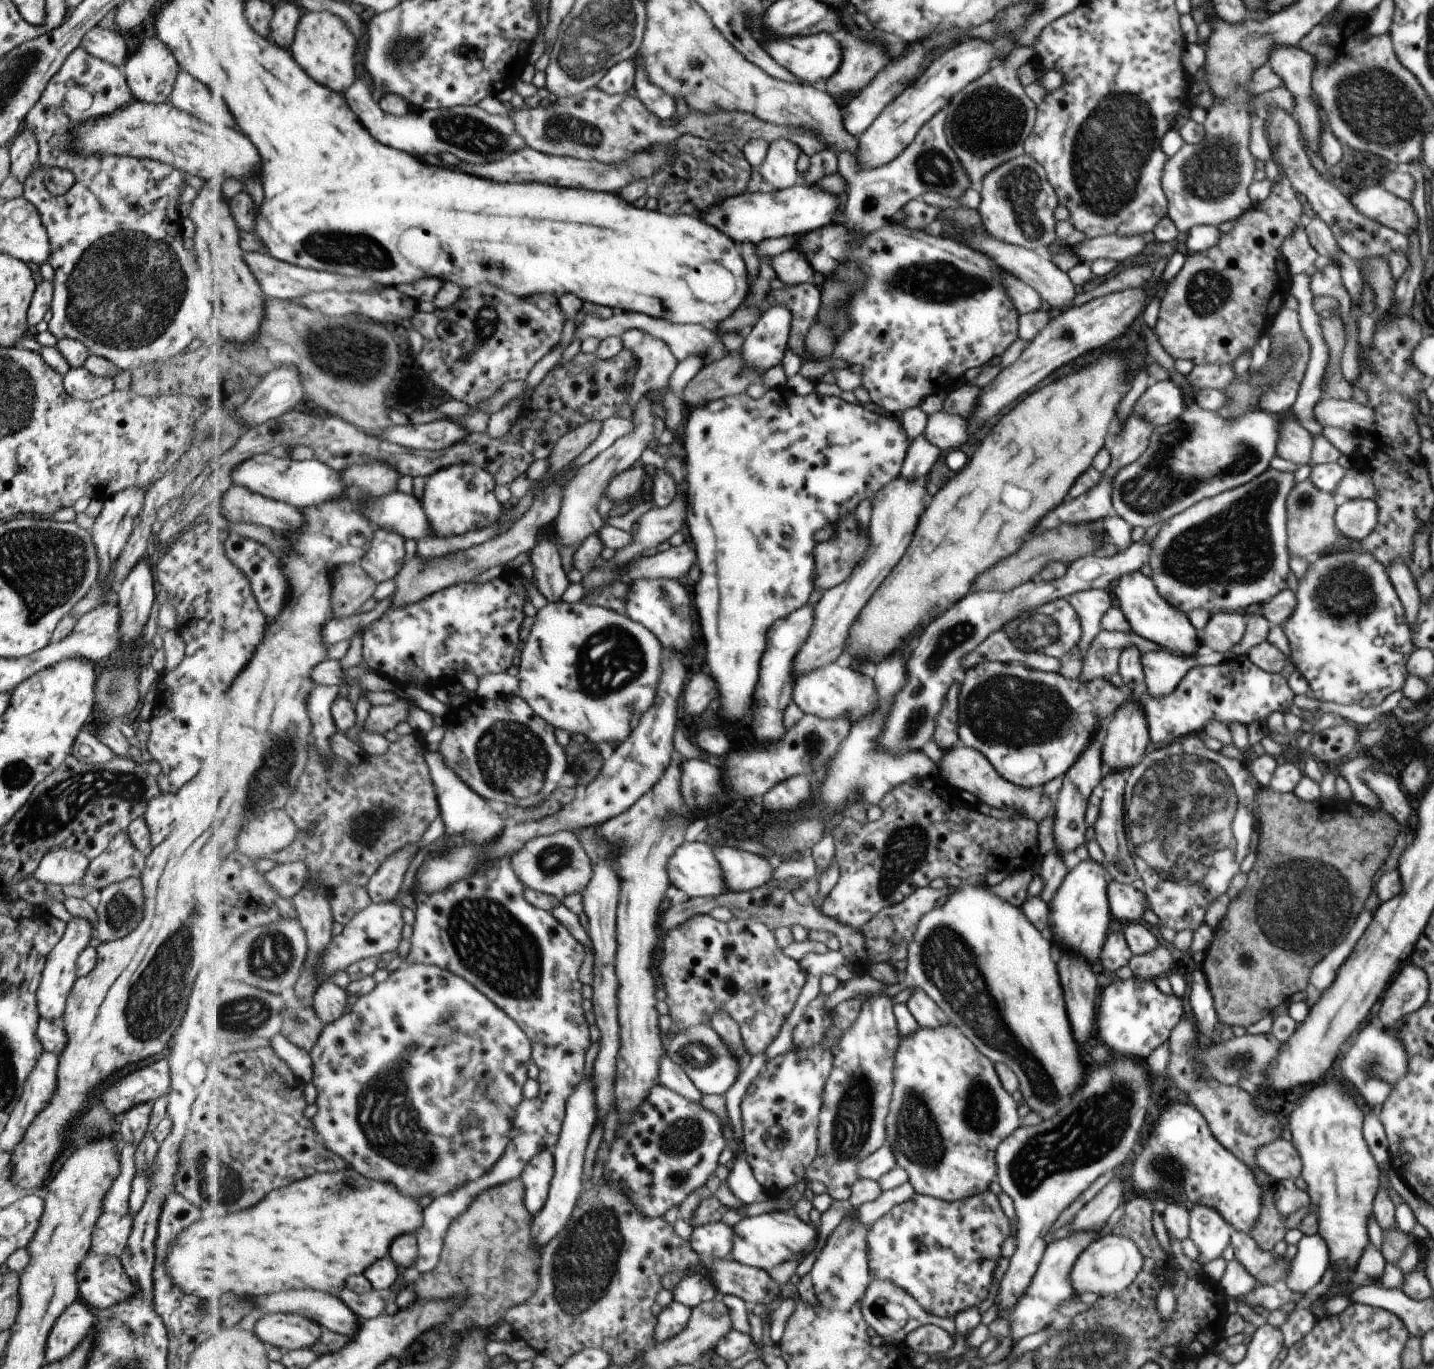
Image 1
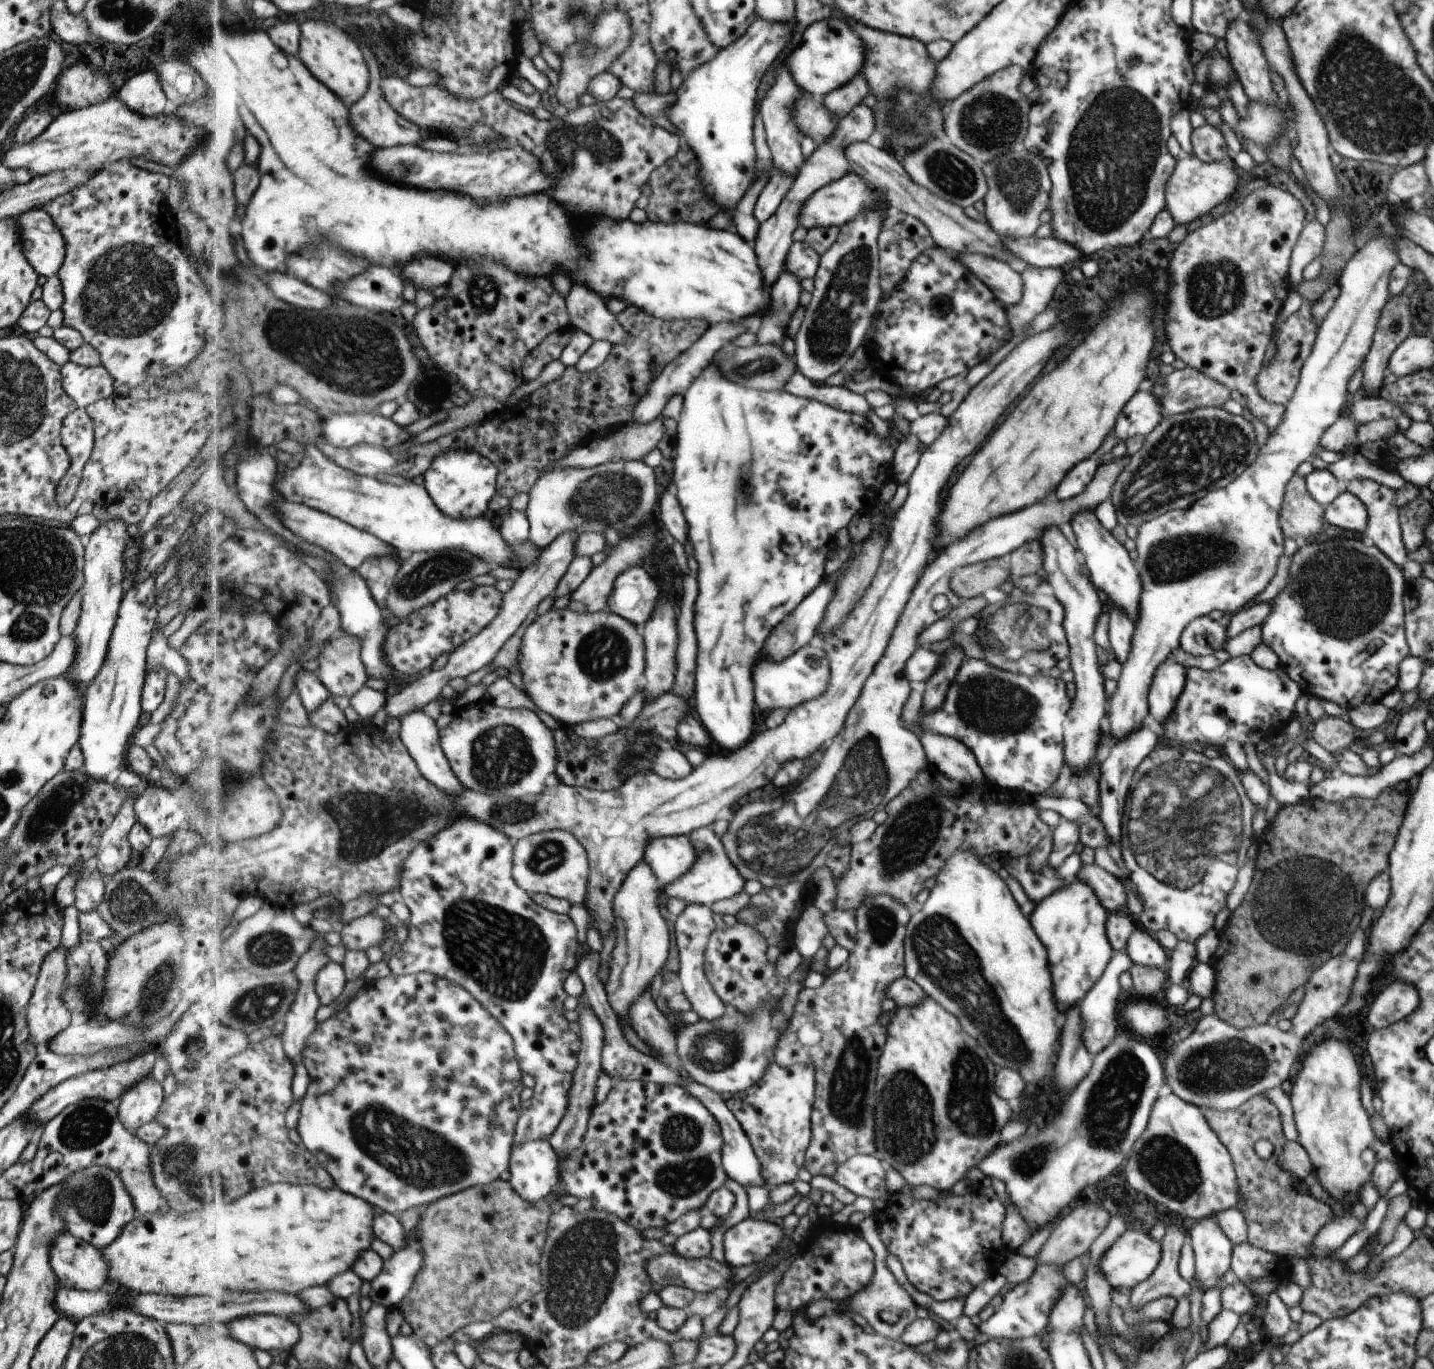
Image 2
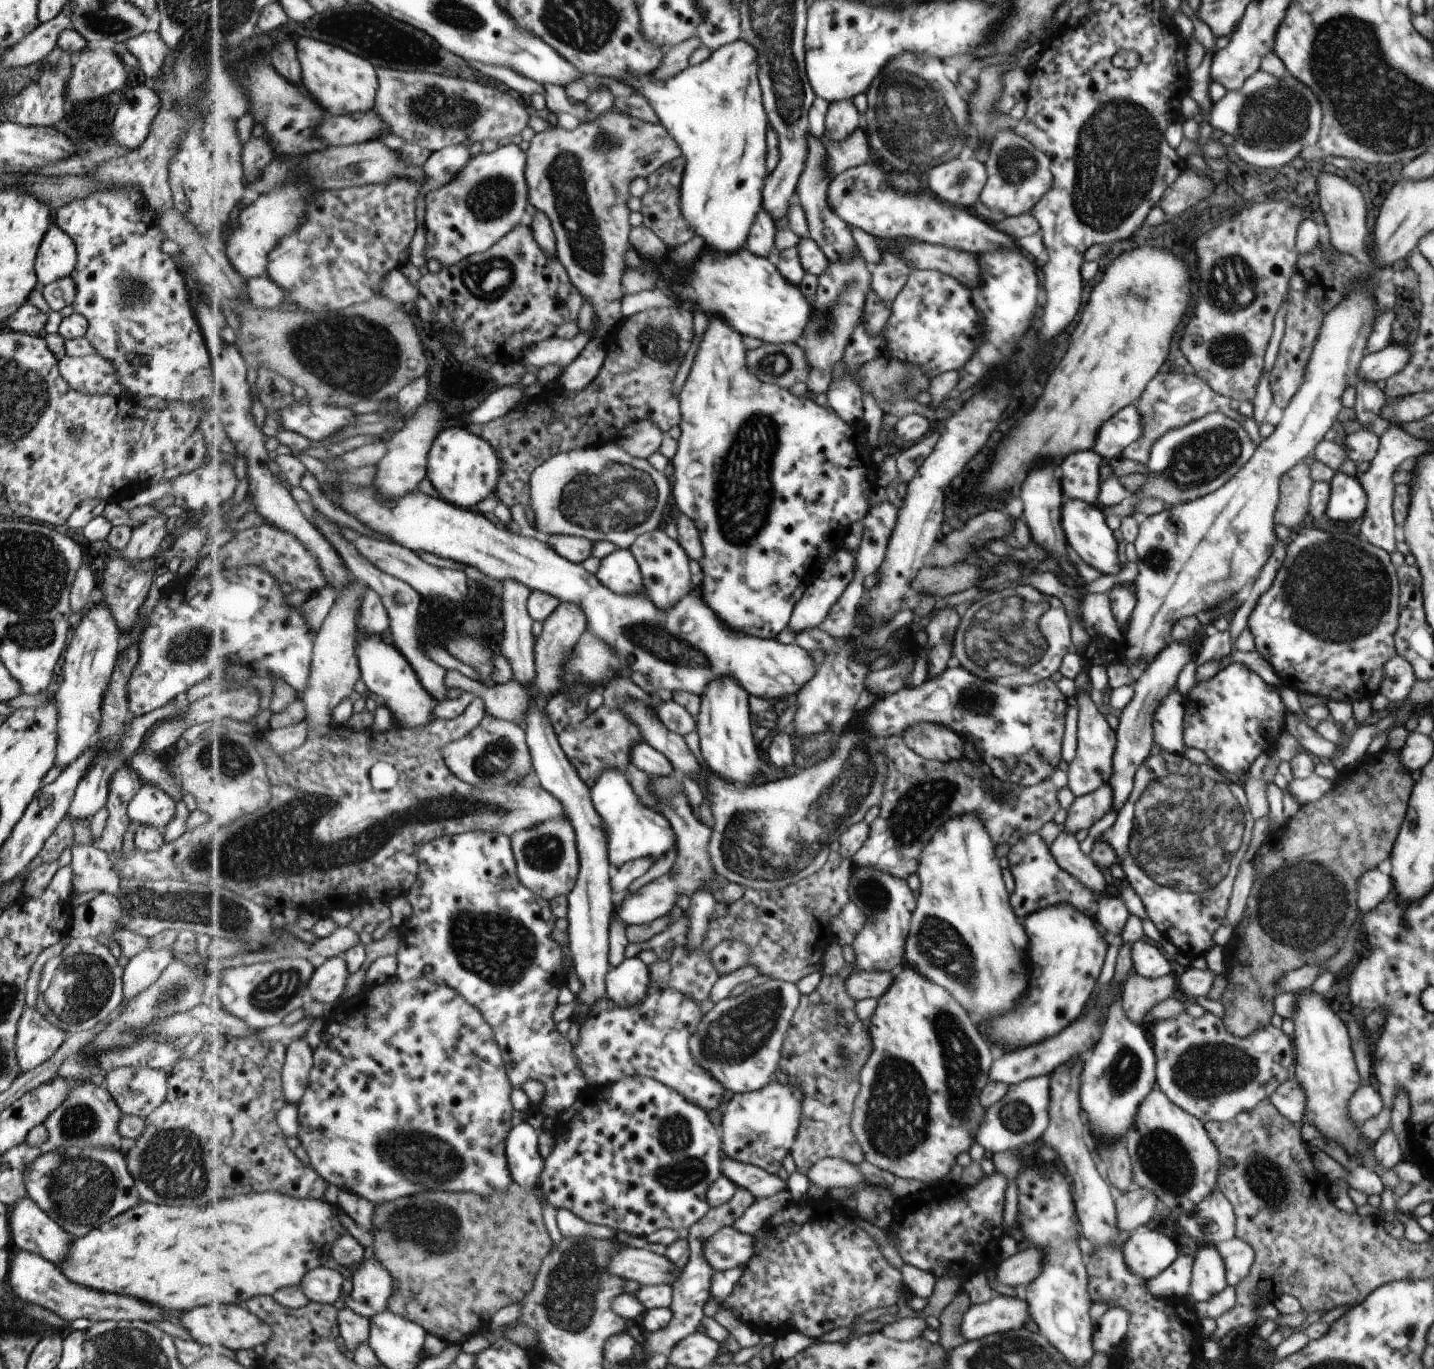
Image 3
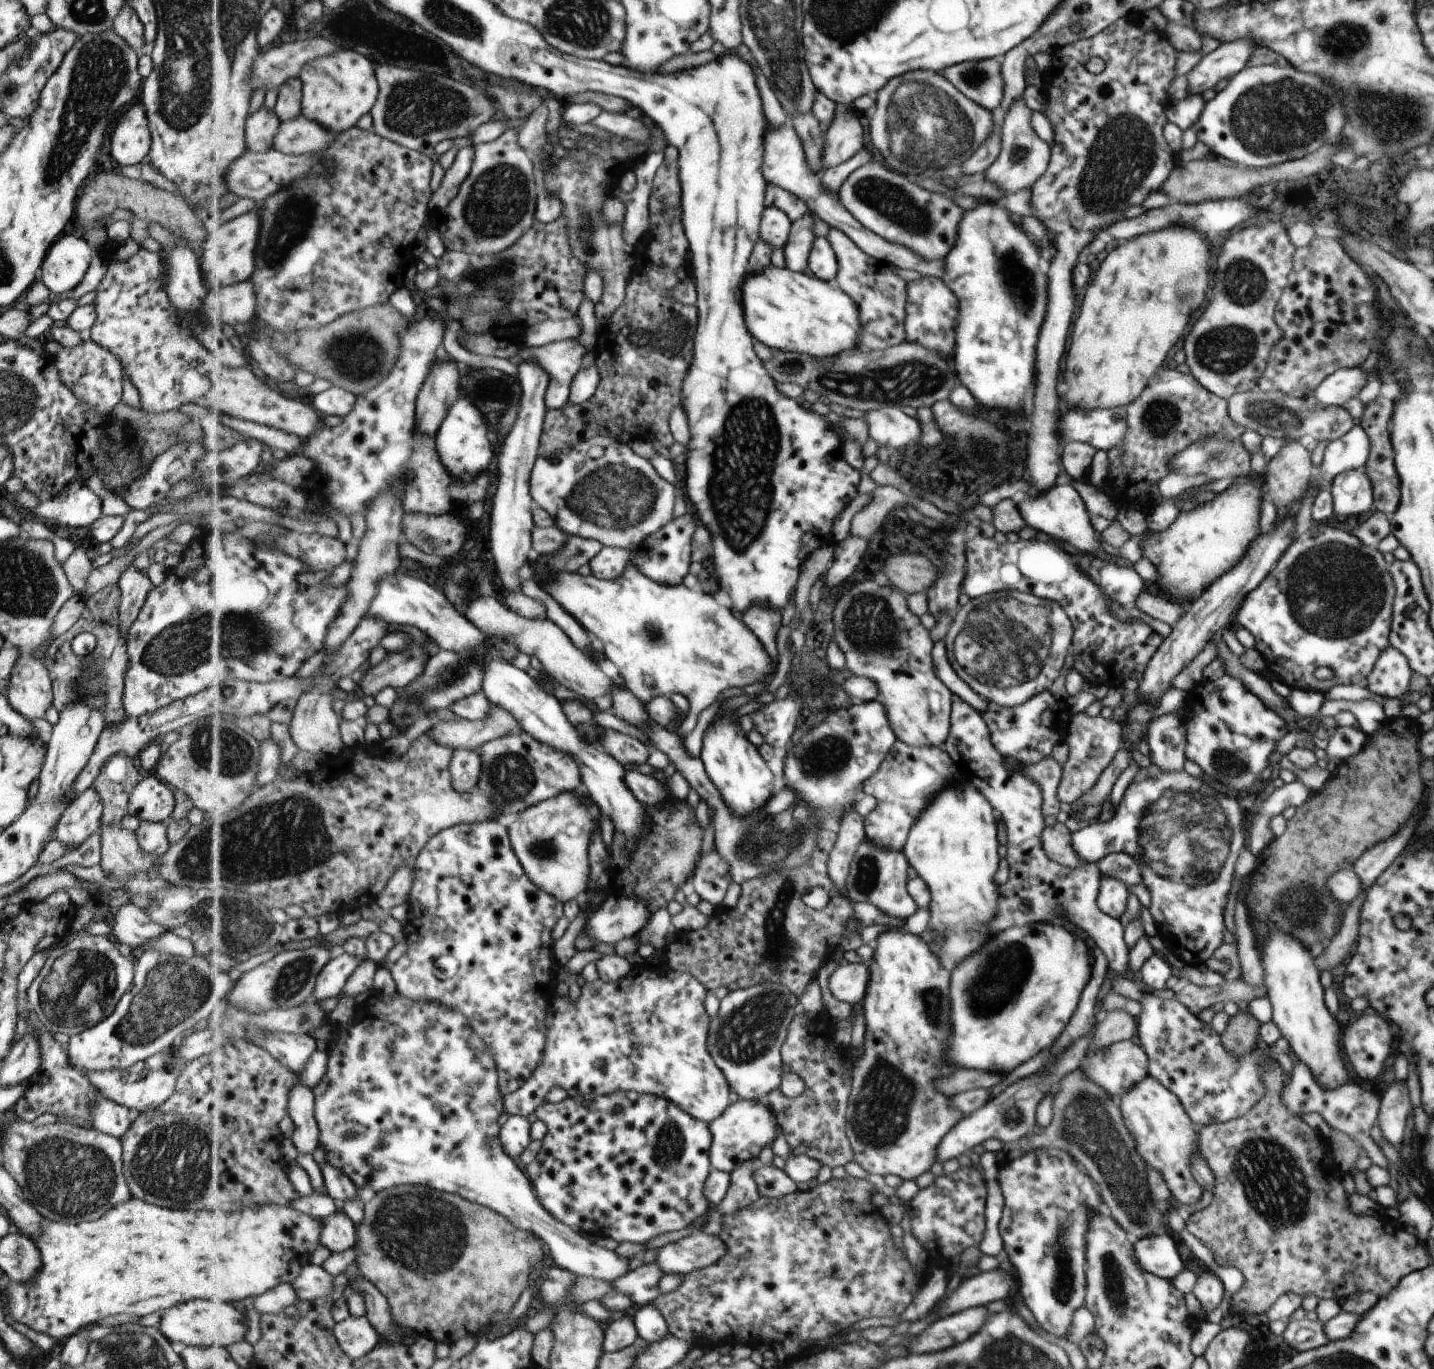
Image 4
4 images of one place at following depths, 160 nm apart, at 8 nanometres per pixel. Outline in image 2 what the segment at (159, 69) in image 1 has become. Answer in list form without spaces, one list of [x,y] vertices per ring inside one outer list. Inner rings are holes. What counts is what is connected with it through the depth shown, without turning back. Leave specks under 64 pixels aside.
[[[152,68],[125,80],[125,84],[117,92],[117,98],[127,110],[131,110],[131,114],[135,112],[143,118],[159,116],[166,101],[159,78],[155,76],[155,70]]]

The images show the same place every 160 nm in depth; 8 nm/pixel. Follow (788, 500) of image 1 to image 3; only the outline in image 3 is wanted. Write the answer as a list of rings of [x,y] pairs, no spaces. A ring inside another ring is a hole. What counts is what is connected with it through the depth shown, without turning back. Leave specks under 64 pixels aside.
[[[713,318],[713,322],[711,322],[711,328],[709,328],[707,336],[705,336],[705,338],[703,338],[703,342],[701,342],[701,348],[699,348],[699,354],[697,354],[697,358],[695,358],[695,364],[692,364],[685,384],[683,384],[681,392],[678,396],[680,409],[682,410],[682,424],[680,425],[682,435],[677,440],[678,451],[672,459],[675,480],[675,503],[677,507],[676,511],[684,513],[692,520],[695,520],[695,524],[697,524],[697,526],[699,526],[699,530],[701,530],[701,539],[703,540],[703,548],[705,548],[705,556],[700,564],[702,568],[701,572],[704,574],[704,579],[701,583],[703,584],[703,588],[701,588],[701,590],[698,589],[698,592],[703,596],[703,598],[705,598],[705,600],[707,600],[707,602],[709,602],[709,604],[711,604],[711,608],[715,608],[715,612],[719,612],[719,616],[723,616],[723,620],[727,620],[727,624],[731,624],[731,628],[739,628],[739,632],[751,632],[753,636],[776,638],[779,634],[781,634],[781,632],[783,632],[783,630],[785,630],[785,628],[789,627],[791,618],[794,615],[794,609],[802,601],[803,596],[806,595],[807,590],[814,584],[814,581],[818,579],[819,574],[822,572],[823,566],[825,566],[825,564],[827,564],[827,562],[831,560],[837,552],[840,552],[847,546],[846,537],[848,536],[848,532],[851,531],[851,527],[855,525],[855,522],[864,520],[867,517],[871,507],[871,492],[877,492],[878,498],[880,499],[881,492],[889,485],[889,480],[893,480],[893,478],[897,478],[897,476],[895,476],[895,472],[891,474],[889,470],[881,470],[880,466],[873,462],[873,451],[876,448],[869,446],[869,442],[867,442],[867,432],[859,428],[859,422],[857,422],[857,430],[855,430],[855,458],[853,458],[854,426],[847,424],[841,416],[837,416],[837,412],[835,412],[832,407],[819,406],[819,404],[815,402],[814,396],[809,395],[804,396],[803,398],[797,398],[797,396],[795,396],[795,394],[791,394],[787,388],[776,384],[768,384],[767,382],[763,382],[763,380],[759,380],[759,378],[751,372],[750,366],[747,365],[747,354],[745,354],[745,352],[747,352],[747,348],[745,348],[745,344],[743,344],[743,336],[741,336],[739,332],[731,330],[731,326],[729,326],[727,322],[723,322],[721,318]],[[731,678],[715,680],[707,692],[703,692],[703,702],[698,713],[697,732],[700,736],[700,751],[709,770],[725,776],[733,782],[751,784],[759,772],[759,758],[765,758],[758,747],[754,733],[753,714],[749,710],[749,692]]]

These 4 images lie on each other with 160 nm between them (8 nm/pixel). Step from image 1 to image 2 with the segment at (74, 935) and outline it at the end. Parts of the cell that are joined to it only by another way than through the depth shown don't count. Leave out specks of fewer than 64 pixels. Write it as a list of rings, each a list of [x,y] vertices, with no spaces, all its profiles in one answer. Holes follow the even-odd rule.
[[[55,948],[53,952],[49,952],[41,962],[36,982],[31,994],[31,998],[27,1002],[25,1012],[25,1026],[29,1032],[29,1042],[33,1042],[35,1048],[47,1046],[51,1038],[55,1038],[55,1034],[67,1028],[70,1024],[71,1015],[67,1012],[63,1000],[61,1000],[61,992],[64,992],[63,978],[65,978],[65,954],[68,950],[63,948]]]

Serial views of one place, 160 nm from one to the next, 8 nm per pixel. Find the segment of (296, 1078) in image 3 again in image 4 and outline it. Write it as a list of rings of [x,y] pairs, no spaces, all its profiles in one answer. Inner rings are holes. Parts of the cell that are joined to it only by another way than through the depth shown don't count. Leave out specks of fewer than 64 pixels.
[[[295,1081],[290,1090],[288,1114],[295,1123],[292,1142],[296,1152],[312,1154],[320,1146],[320,1130],[315,1118],[316,1098],[314,1090],[301,1082]]]

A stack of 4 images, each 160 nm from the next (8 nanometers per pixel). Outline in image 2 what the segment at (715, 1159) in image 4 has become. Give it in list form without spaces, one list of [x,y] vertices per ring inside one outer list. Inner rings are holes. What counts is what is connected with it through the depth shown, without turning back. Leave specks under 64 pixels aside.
[[[773,1061],[759,1084],[726,1097],[727,1106],[751,1140],[752,1148],[762,1164],[763,1178],[769,1182],[770,1188],[795,1182],[799,1170],[806,1164],[806,1153],[813,1143],[811,1116],[816,1089],[813,1064],[783,1068]]]

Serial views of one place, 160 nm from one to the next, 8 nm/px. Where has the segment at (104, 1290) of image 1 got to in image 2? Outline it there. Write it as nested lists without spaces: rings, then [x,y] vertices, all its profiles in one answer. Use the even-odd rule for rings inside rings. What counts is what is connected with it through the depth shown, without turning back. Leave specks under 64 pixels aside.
[[[61,1232],[47,1248],[47,1258],[59,1284],[83,1292],[106,1287],[107,1264],[103,1264],[101,1252],[97,1256],[97,1250],[85,1240]]]

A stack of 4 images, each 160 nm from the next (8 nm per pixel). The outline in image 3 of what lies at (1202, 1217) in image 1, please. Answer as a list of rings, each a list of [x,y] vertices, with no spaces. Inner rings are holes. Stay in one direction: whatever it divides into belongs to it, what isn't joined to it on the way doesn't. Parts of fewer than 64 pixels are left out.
[[[1211,1244],[1199,1246],[1192,1260],[1188,1295],[1194,1303],[1207,1301],[1225,1288],[1223,1260]]]

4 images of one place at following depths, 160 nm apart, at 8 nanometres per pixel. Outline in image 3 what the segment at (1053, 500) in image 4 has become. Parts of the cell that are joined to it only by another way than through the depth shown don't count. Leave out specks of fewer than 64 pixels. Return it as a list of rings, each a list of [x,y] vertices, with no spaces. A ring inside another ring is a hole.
[[[1064,498],[1061,504],[1061,526],[1065,544],[1075,551],[1078,559],[1101,572],[1101,575],[1117,574],[1121,570],[1121,562],[1117,560],[1116,542],[1098,505]]]

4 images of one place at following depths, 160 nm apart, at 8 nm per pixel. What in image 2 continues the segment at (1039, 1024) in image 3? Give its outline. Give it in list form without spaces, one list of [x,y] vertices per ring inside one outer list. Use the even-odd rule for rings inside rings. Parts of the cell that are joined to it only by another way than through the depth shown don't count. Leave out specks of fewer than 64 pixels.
[[[1075,880],[1065,882],[1059,890],[1041,900],[1031,912],[1031,924],[1039,932],[1039,940],[1047,944],[1047,960],[1051,960],[1051,978],[1055,980],[1055,1000],[1063,1006],[1080,1002],[1101,976],[1111,956],[1109,938],[1106,937],[1107,911],[1095,897],[1090,885]]]

